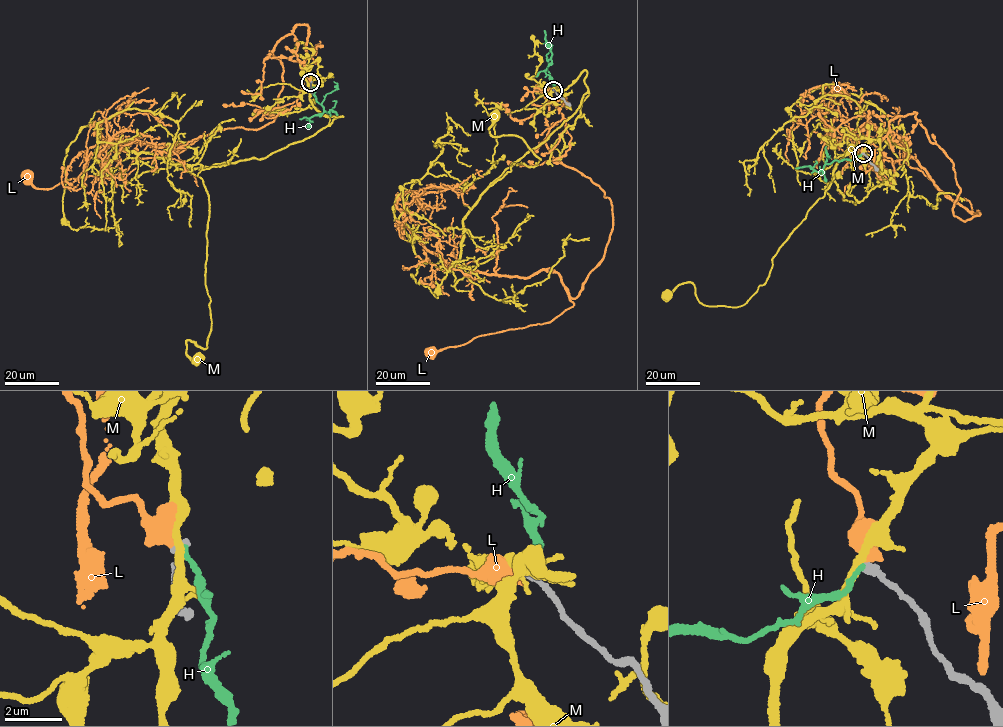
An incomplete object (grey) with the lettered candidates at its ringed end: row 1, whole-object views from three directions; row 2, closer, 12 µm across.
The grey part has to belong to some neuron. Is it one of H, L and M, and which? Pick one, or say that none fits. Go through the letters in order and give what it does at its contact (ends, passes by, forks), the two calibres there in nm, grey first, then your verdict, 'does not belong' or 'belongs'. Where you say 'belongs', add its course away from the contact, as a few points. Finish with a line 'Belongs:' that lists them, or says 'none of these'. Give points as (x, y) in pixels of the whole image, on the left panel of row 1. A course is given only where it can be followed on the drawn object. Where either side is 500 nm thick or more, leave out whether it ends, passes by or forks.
H: it ends; calibres 320 and 180 nm; does not belong
L: calibres 320 and 550 nm; belongs; course (310, 82), (291, 59), (306, 58), (304, 23), (272, 52), (271, 122), (116, 174), (45, 189), (25, 178)
M: it passes by; calibres 320 and 260 nm; does not belong
Belongs: L

